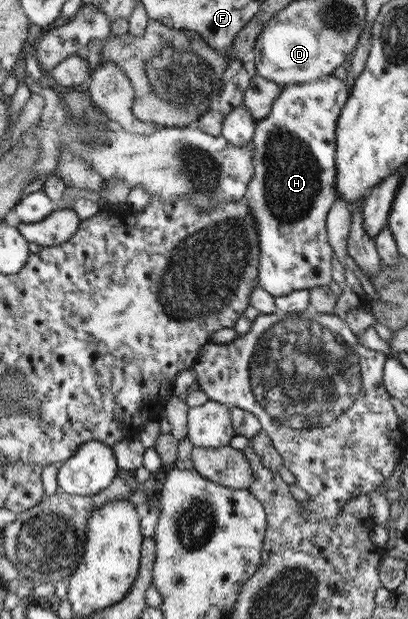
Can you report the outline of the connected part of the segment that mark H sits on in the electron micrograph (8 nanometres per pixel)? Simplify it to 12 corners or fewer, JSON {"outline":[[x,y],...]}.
{"outline":[[333,74],[281,86],[256,121],[258,285],[331,283]]}

